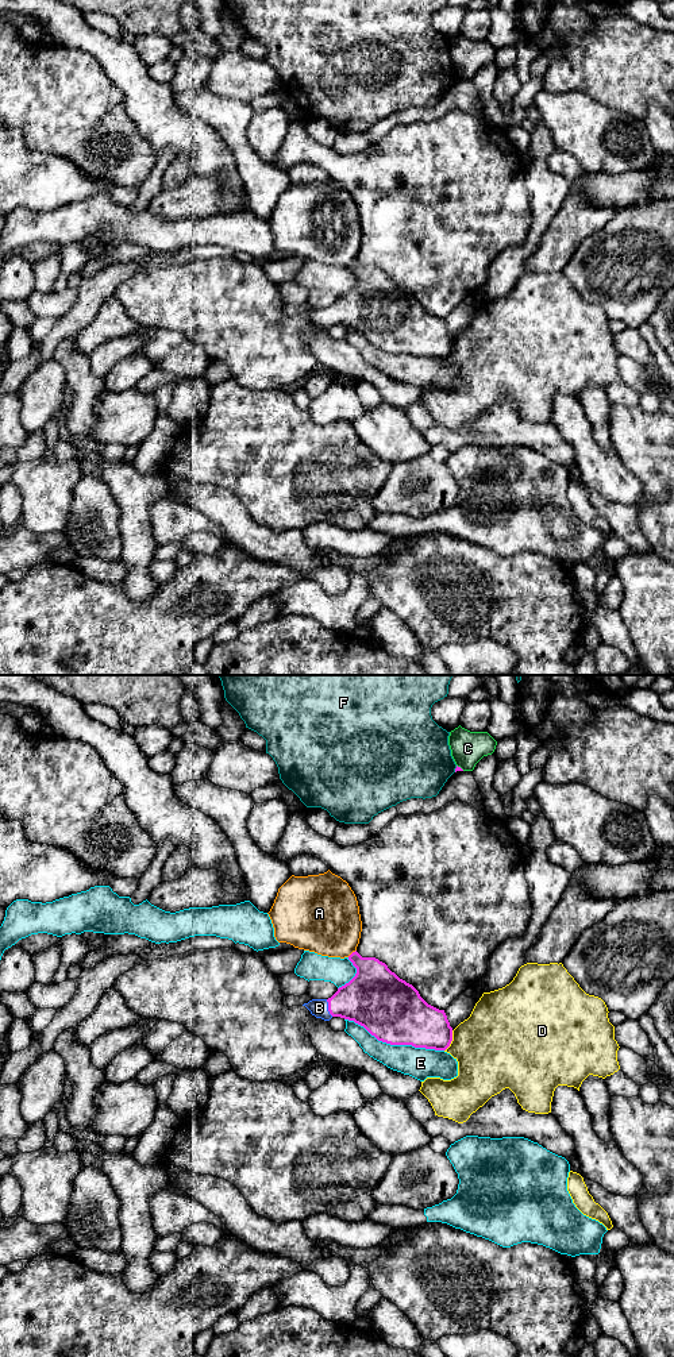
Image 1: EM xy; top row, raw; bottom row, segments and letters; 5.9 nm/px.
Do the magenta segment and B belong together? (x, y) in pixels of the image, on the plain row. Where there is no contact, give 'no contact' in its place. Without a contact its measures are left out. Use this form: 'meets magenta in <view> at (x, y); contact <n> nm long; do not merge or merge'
meets magenta in xy at (328, 316); contact 110 nm long; merge

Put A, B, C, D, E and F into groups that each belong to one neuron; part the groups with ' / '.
A / B / C / D / E / F

